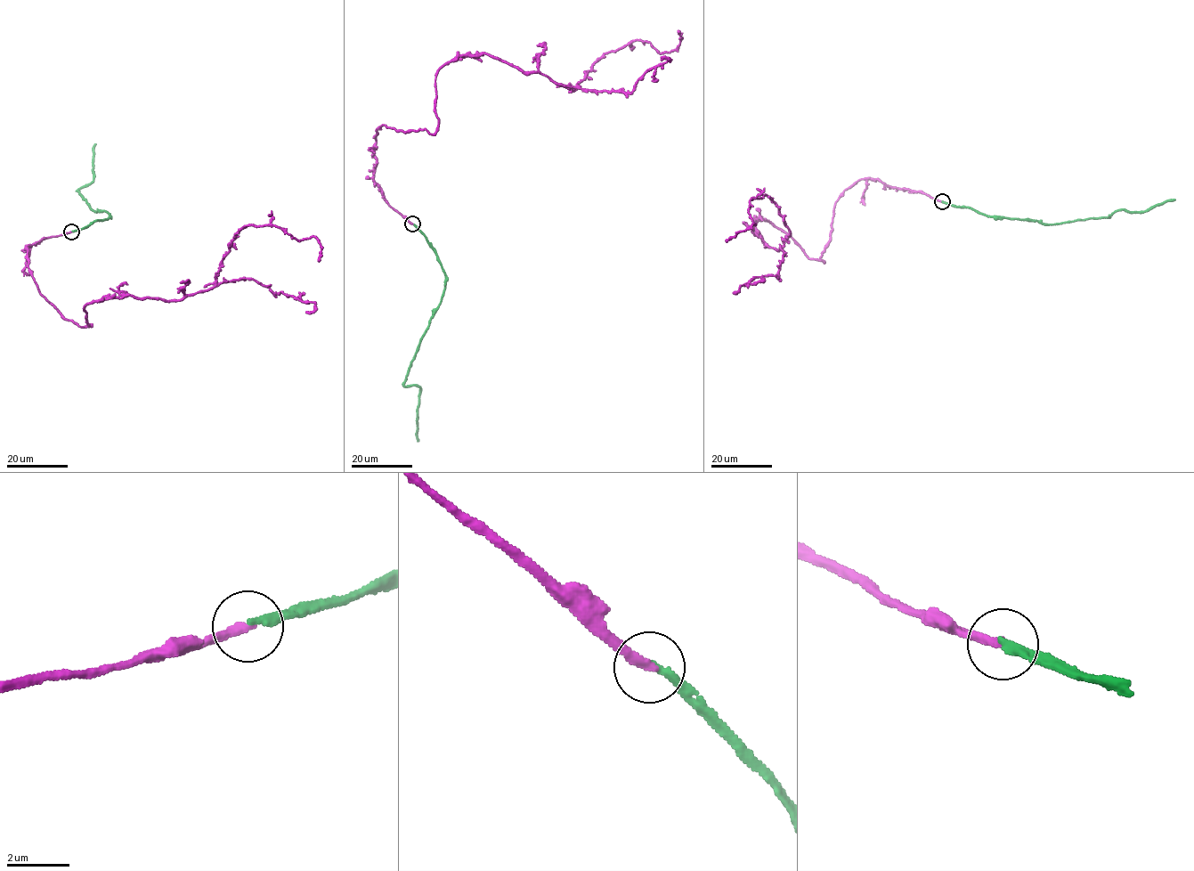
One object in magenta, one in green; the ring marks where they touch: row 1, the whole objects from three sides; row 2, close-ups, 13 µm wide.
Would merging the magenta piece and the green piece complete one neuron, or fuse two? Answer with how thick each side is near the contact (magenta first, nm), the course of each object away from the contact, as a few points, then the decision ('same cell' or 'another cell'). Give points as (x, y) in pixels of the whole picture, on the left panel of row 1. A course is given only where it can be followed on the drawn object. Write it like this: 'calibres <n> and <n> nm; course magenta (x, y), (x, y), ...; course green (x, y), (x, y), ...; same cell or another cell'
calibres 280 and 240 nm; course magenta (71, 231), (26, 249), (38, 291), (79, 326), (105, 298), (212, 288), (246, 225), (314, 237), (317, 260); course green (71, 231), (109, 216), (108, 211), (91, 208), (77, 191), (93, 180), (95, 143); another cell

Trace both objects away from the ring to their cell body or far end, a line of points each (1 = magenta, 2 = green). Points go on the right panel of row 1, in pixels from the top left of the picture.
1: (942, 202), (861, 178), (824, 262), (758, 218), (765, 248), (790, 235), (766, 195), (725, 240)
2: (942, 201), (982, 214), (1035, 220), (1049, 224), (1109, 217), (1120, 209), (1145, 212), (1174, 199)

